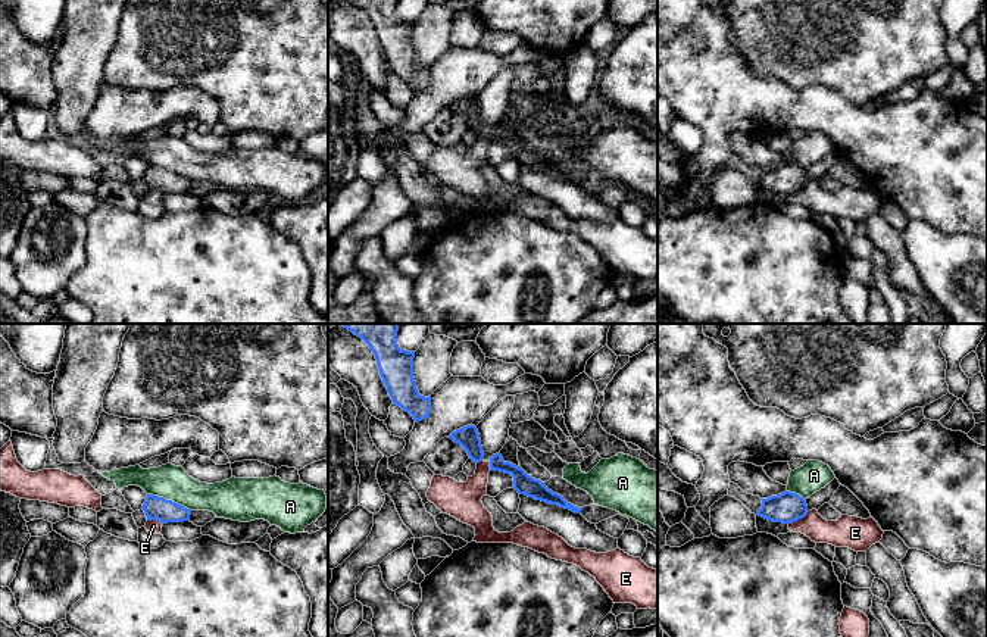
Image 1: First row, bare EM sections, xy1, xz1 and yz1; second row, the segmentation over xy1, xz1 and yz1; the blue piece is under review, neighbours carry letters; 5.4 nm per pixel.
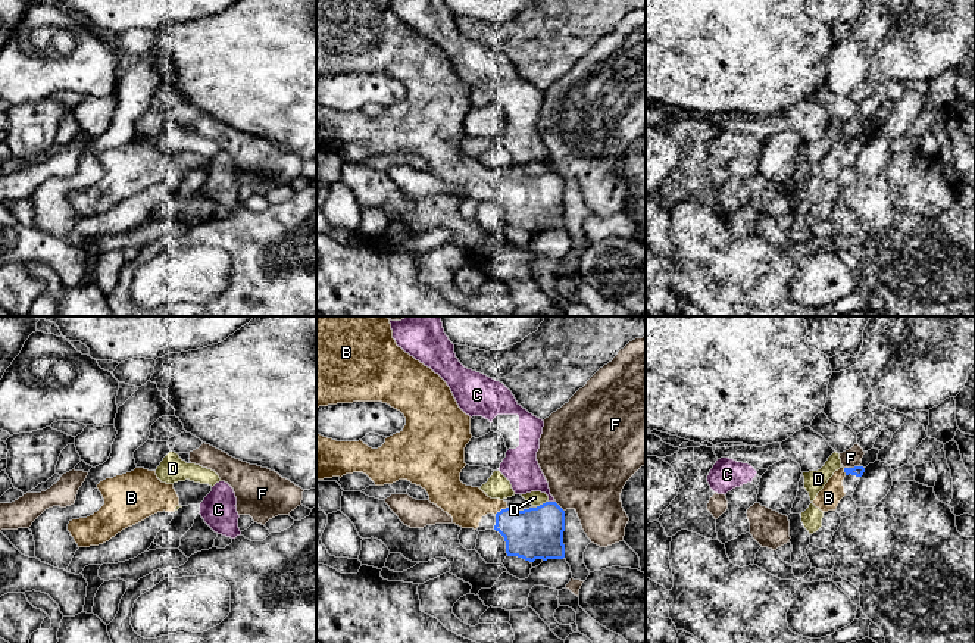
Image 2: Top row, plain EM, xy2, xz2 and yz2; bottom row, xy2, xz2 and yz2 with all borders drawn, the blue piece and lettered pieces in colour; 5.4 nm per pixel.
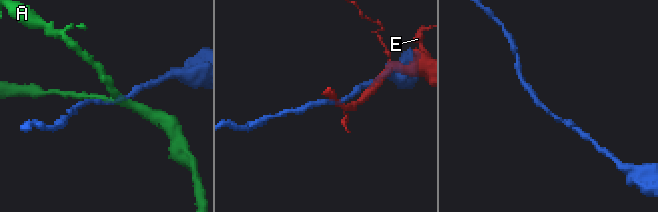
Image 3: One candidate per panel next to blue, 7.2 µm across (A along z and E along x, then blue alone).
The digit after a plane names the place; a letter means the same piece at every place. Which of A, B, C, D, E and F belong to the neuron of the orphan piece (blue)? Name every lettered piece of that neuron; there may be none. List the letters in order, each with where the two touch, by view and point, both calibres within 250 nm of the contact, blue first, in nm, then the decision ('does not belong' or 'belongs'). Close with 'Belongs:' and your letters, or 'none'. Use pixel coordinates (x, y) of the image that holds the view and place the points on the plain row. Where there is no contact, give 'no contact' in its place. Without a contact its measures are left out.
A: meets blue in xy1 at (169, 171); 130 nm thick on the blue side, 190 nm on the other; does not belong
B: meets blue in xz2 at (502, 180); 280 nm thick on the blue side, 200 nm on the other; belongs
C: meets blue in xz2 at (552, 172); 280 nm thick on the blue side, 190 nm on the other; does not belong
D: meets blue in xz2 at (543, 174); 280 nm thick on the blue side, 80 nm on the other; does not belong
E: meets blue in yz1 at (797, 190); 170 nm thick on the blue side, 150 nm on the other; does not belong
F: meets blue in yz2 at (852, 139); 60 nm thick on the blue side, 100 nm on the other; does not belong
Belongs: B

